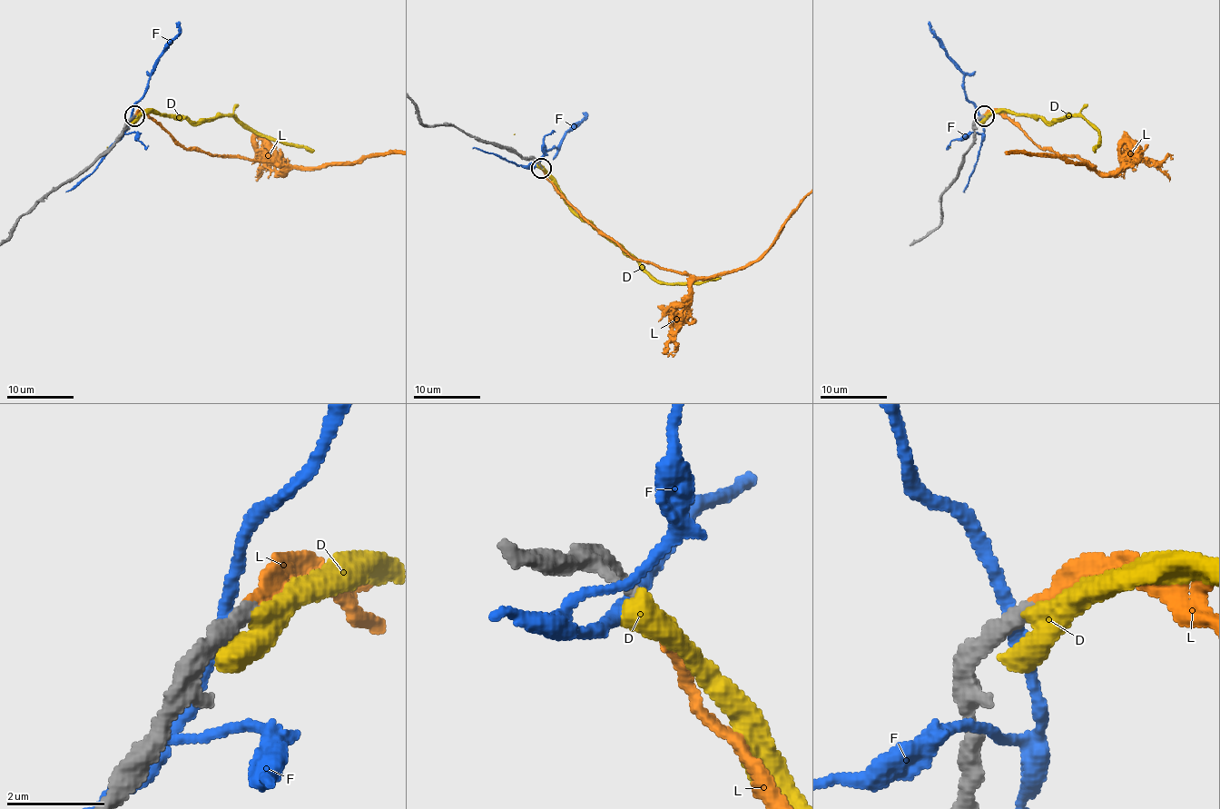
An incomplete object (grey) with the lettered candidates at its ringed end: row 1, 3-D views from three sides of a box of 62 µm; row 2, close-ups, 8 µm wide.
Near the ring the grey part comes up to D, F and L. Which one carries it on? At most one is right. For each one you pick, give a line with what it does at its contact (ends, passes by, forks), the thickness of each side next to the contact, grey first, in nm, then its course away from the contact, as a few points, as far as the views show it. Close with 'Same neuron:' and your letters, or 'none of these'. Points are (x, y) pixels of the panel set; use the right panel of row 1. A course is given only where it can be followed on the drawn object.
L: It ends there. Thickness 300 nm (grey) against 320 nm
Same neuron: L

